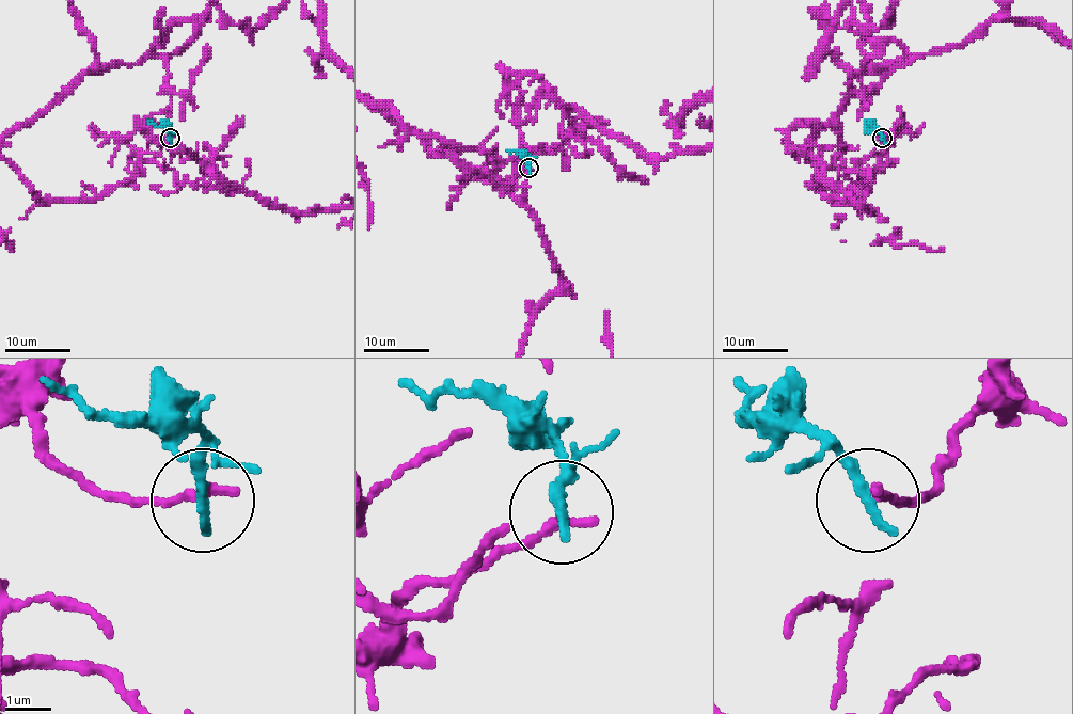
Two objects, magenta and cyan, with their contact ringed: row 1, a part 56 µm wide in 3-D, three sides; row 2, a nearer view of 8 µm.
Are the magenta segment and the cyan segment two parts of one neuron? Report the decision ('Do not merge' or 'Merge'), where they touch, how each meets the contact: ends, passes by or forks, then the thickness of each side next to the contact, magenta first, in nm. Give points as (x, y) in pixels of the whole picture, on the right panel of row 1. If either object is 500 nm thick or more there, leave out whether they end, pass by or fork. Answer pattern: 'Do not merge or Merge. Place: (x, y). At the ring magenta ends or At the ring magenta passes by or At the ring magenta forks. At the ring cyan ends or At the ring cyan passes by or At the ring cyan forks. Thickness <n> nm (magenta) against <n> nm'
Do not merge. Place: (882, 138). At the ring magenta ends. At the ring cyan ends. Thickness 260 nm (magenta) against 280 nm

